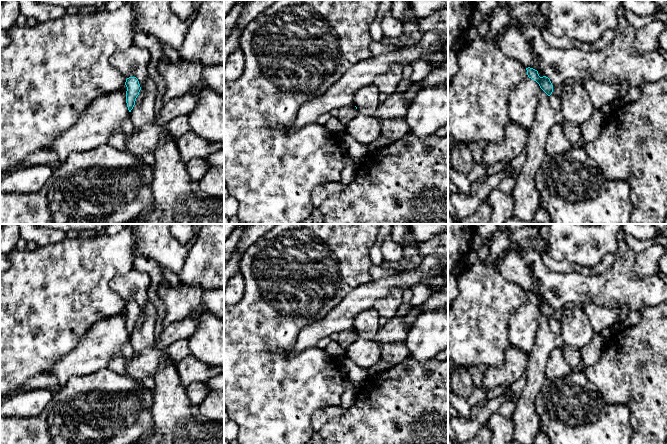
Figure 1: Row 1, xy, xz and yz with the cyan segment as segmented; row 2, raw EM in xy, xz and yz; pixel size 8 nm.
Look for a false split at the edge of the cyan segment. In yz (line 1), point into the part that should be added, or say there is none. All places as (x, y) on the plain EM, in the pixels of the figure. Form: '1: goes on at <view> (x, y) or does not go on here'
1: does not go on here

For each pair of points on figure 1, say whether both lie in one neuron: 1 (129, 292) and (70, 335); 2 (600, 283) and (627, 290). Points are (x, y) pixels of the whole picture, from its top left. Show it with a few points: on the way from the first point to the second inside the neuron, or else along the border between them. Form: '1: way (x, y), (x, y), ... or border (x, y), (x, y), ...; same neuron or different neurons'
1: border (118, 274), (110, 281), (109, 286), (126, 302); different neurons
2: way (607, 288), (620, 288); same neuron

